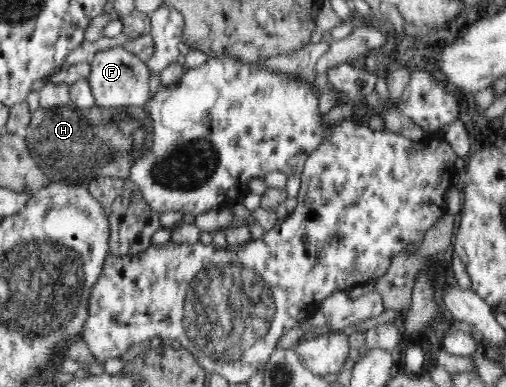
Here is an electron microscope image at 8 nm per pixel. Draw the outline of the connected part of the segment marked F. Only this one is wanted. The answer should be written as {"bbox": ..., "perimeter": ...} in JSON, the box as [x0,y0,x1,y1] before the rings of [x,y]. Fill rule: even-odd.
{"bbox":[88,47,150,111],"perimeter":[[[116,47],[95,53],[90,61],[88,83],[94,94],[95,105],[105,109],[121,111],[130,106],[142,107],[149,99],[150,71],[147,63],[128,52],[124,47]]]}

